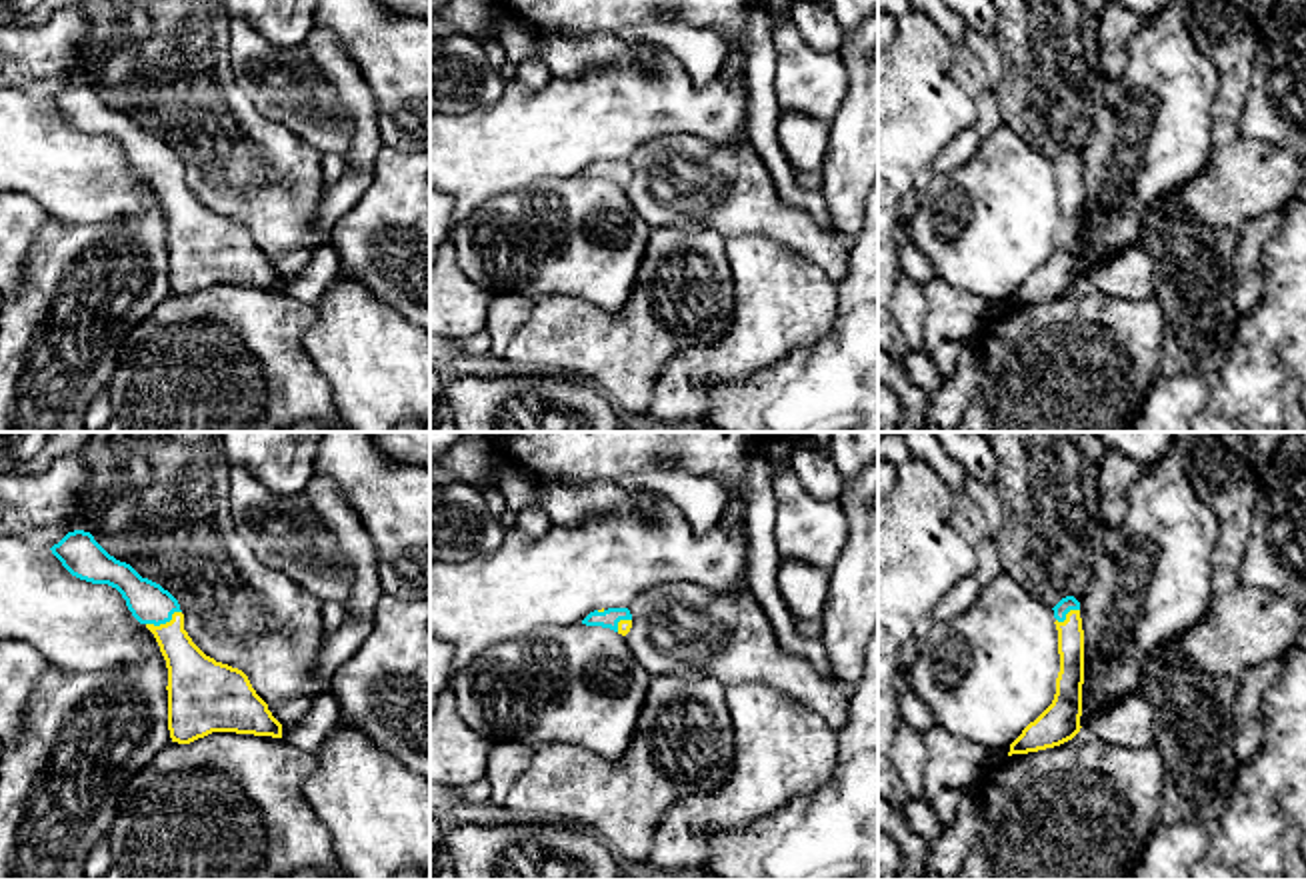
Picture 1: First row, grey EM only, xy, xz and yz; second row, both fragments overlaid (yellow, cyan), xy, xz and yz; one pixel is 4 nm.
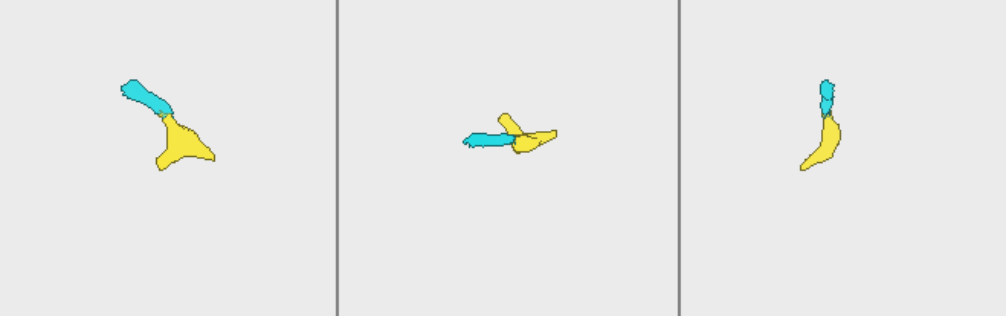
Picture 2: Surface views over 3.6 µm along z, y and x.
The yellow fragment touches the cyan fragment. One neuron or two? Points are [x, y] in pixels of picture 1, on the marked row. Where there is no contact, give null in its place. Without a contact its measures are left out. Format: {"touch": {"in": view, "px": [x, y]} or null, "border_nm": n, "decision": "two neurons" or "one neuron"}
{"touch": {"in": "xy", "px": [166, 622]}, "border_nm": 160, "decision": "one neuron"}

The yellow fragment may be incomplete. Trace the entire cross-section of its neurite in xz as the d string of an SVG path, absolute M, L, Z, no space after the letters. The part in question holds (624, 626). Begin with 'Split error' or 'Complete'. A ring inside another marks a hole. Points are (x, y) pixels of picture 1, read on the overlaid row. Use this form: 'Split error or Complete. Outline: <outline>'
Split error. Outline: M608 608L608 610L594 610L590 612L582 624L586 626L602 626L610 628L622 636L626 636L632 628L632 614L628 608Z

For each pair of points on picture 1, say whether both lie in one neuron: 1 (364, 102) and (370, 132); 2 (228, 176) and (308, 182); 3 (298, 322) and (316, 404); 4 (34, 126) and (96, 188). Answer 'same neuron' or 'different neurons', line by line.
1: same neuron
2: same neuron
3: same neuron
4: same neuron

